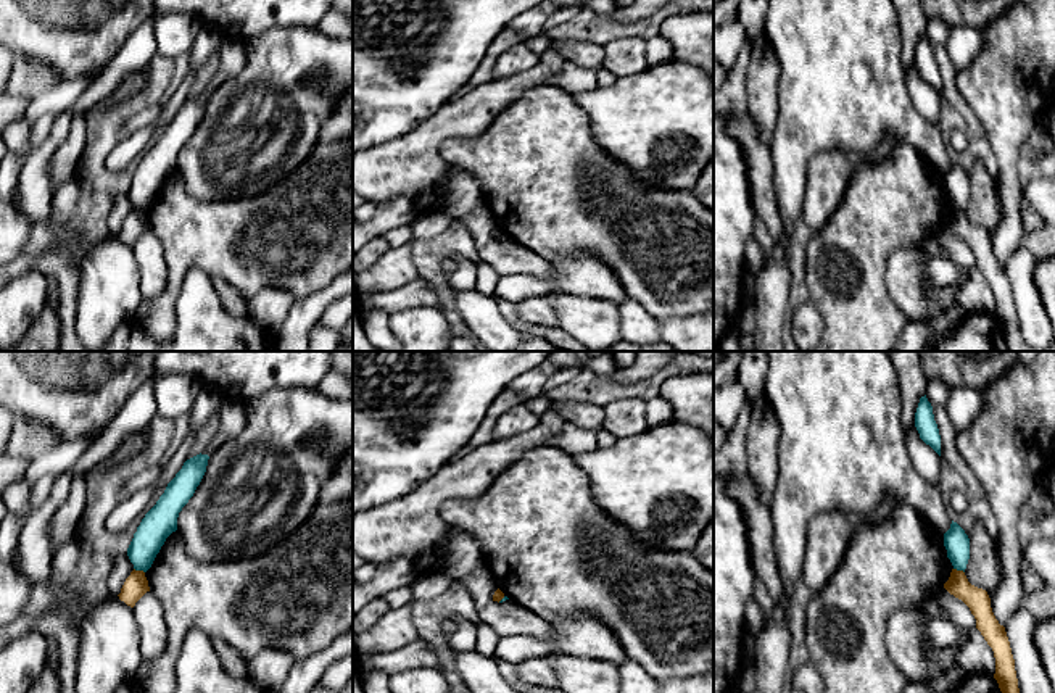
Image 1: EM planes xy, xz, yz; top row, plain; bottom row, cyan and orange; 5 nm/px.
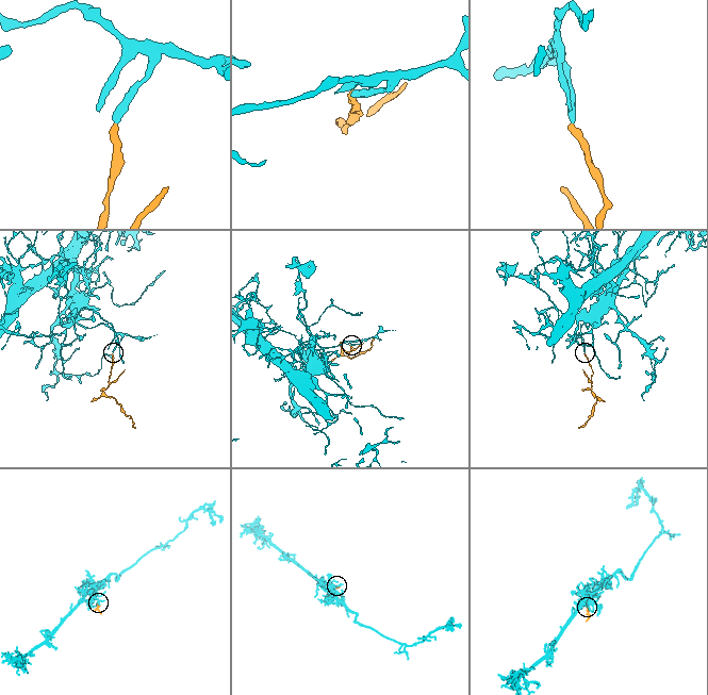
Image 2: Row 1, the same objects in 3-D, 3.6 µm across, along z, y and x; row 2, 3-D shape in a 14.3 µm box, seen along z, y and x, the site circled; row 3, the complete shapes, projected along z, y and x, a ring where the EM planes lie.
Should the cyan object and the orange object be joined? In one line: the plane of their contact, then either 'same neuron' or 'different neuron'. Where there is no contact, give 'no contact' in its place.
meets cyan in xy; different neuron

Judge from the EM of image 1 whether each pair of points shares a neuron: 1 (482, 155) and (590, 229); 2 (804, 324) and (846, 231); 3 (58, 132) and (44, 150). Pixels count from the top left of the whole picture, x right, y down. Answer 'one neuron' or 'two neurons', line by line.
1: one neuron
2: two neurons
3: one neuron

